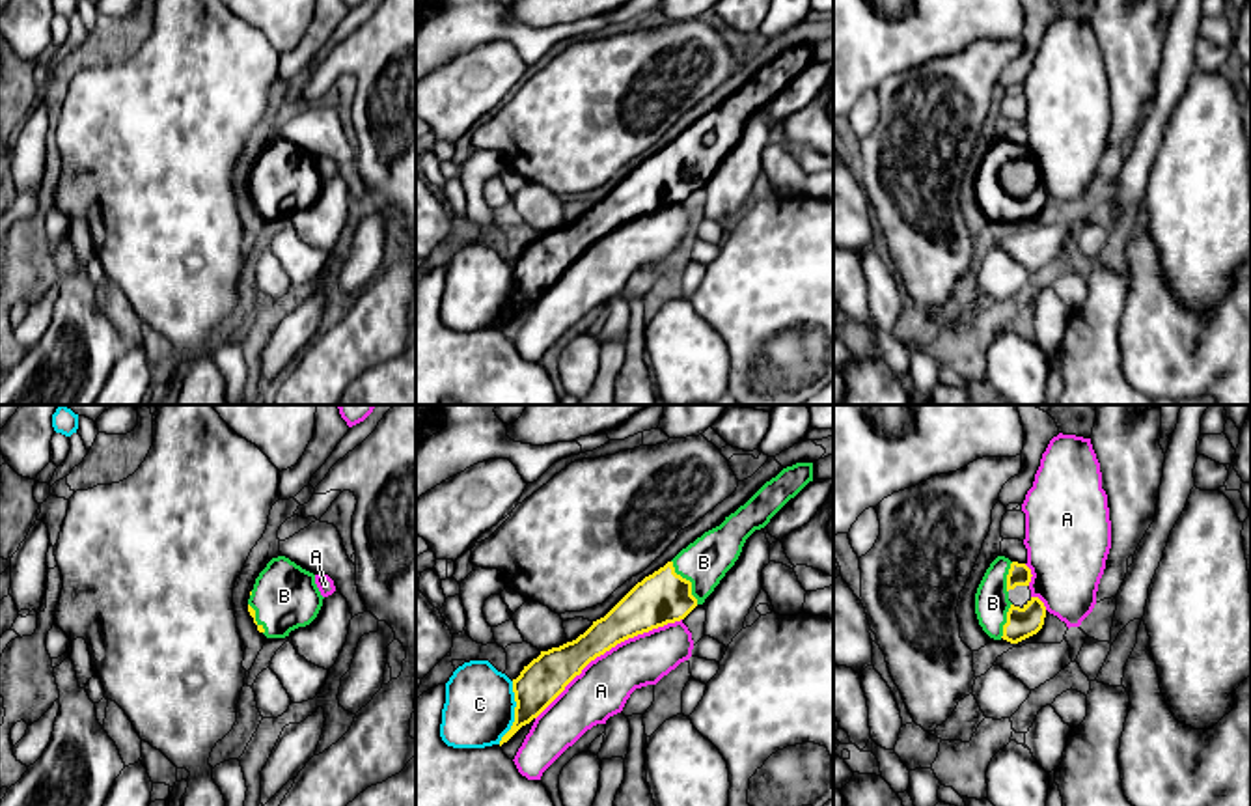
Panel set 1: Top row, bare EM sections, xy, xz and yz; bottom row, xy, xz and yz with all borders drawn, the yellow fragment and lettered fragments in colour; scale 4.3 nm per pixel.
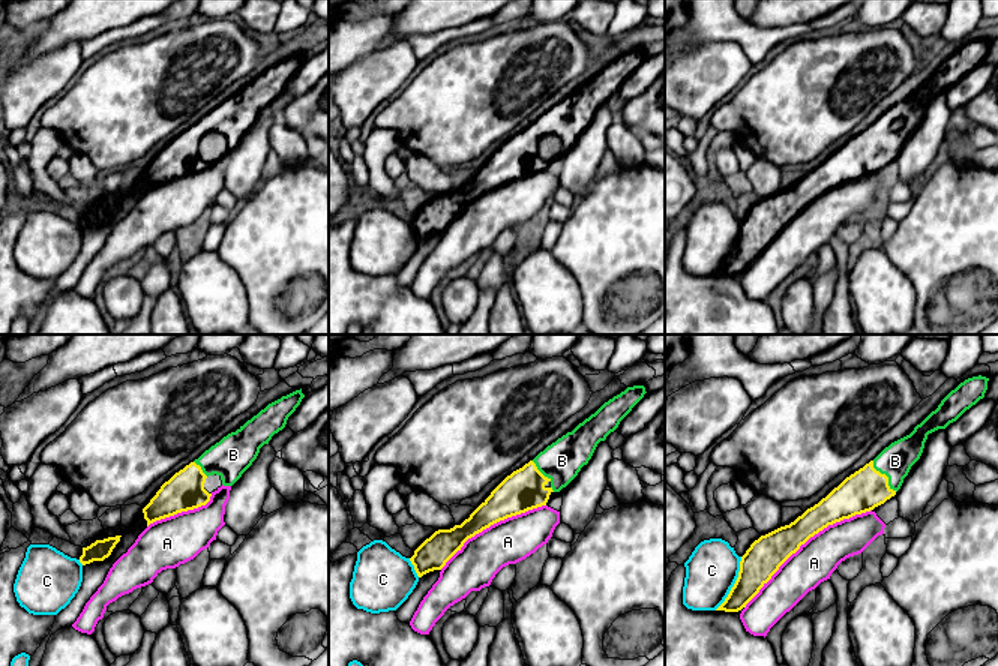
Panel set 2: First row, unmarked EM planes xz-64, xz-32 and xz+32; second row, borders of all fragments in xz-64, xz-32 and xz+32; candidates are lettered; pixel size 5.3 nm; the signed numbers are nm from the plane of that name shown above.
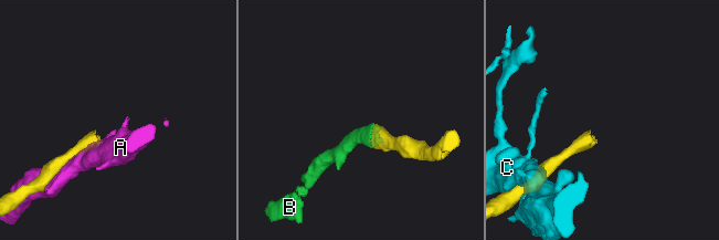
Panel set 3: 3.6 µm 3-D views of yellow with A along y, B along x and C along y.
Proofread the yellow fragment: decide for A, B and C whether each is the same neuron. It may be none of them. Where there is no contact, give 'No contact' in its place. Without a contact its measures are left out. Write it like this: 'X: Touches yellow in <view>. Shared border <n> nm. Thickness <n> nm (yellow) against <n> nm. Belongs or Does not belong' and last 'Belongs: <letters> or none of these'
A: Touches yellow in xz. Shared border 750 nm. Thickness 200 nm (yellow) against 240 nm. Does not belong
B: Touches yellow in xz. Shared border 220 nm. Thickness 220 nm (yellow) against 200 nm. Belongs
C: Touches yellow in xz. Shared border 280 nm. Thickness 190 nm (yellow) against 300 nm. Does not belong
Belongs: B

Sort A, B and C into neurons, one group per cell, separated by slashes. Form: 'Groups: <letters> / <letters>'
Groups: A / B / C

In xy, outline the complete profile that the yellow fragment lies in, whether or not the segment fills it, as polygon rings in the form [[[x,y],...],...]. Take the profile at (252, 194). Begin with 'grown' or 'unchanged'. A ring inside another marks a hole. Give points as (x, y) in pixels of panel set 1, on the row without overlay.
grown | [[[278,138],[255,160],[248,194],[267,220],[285,220],[317,200],[323,181],[313,155]]]

